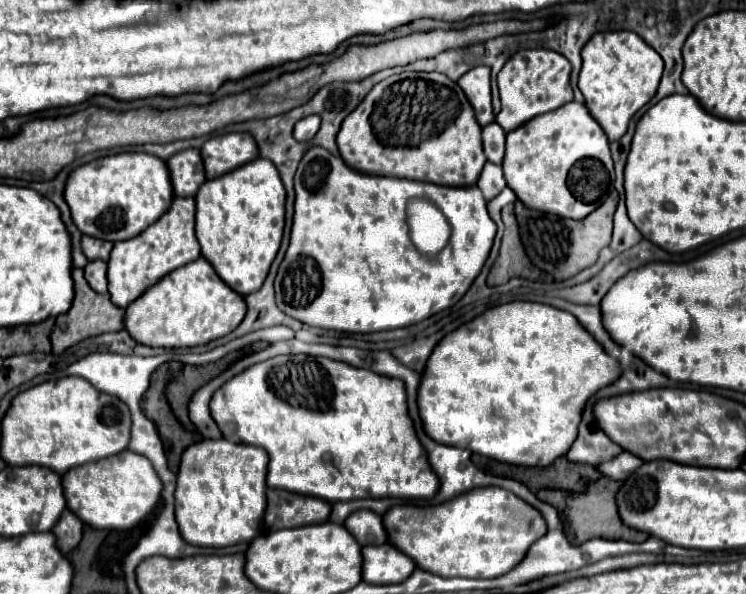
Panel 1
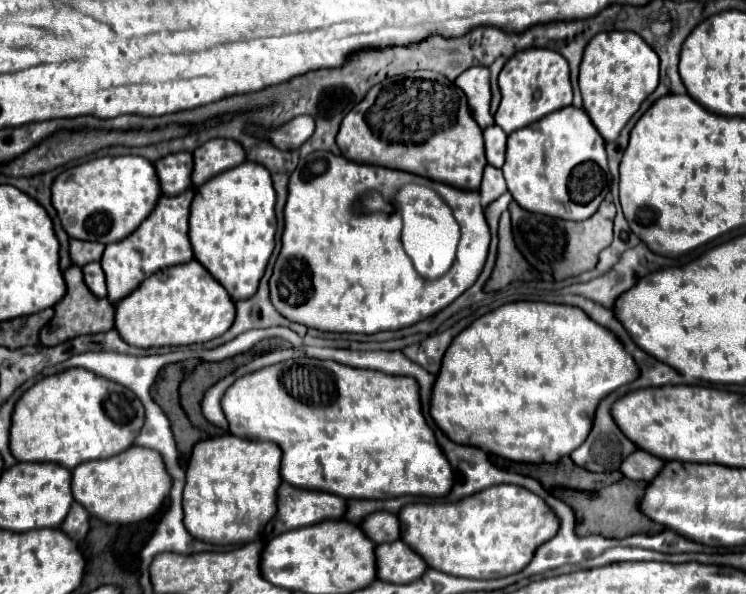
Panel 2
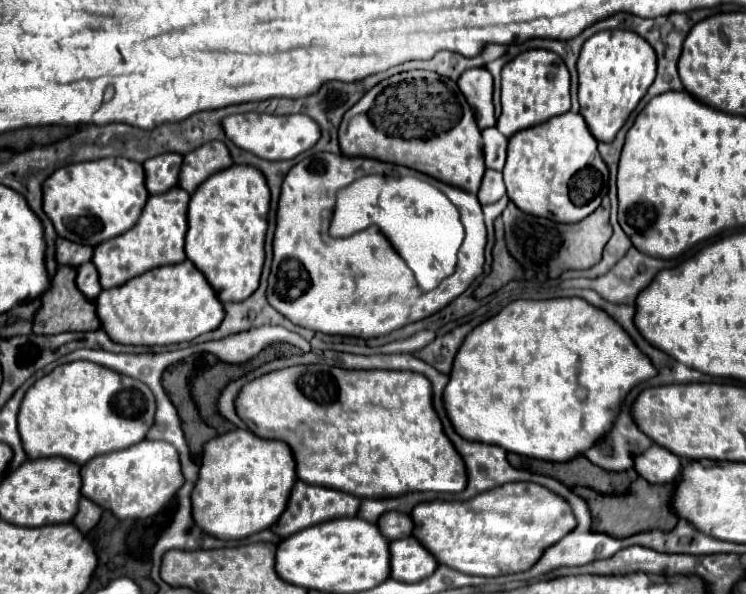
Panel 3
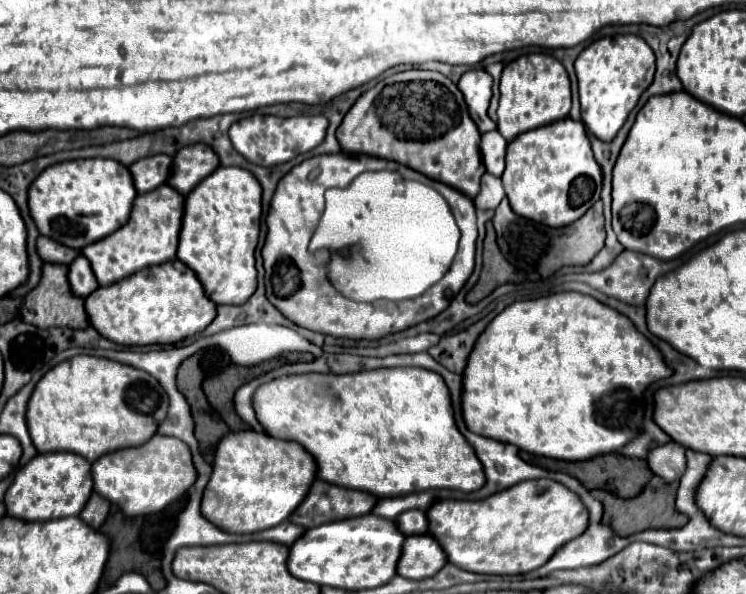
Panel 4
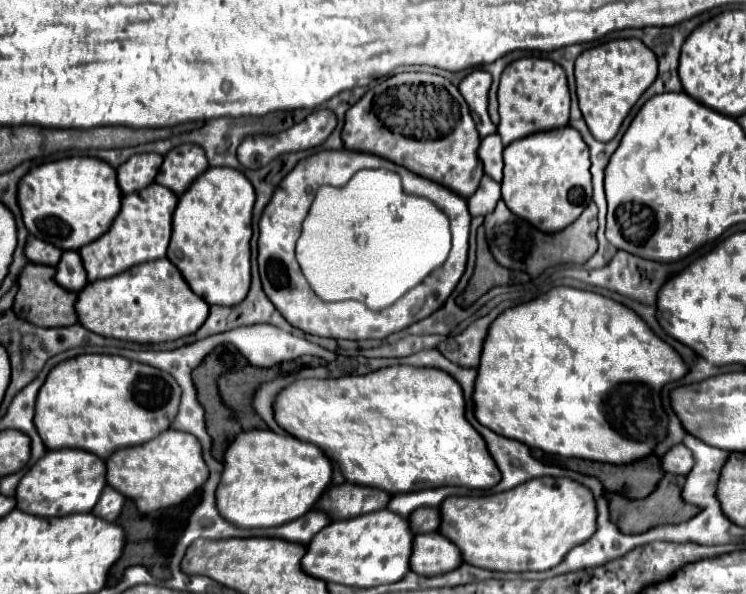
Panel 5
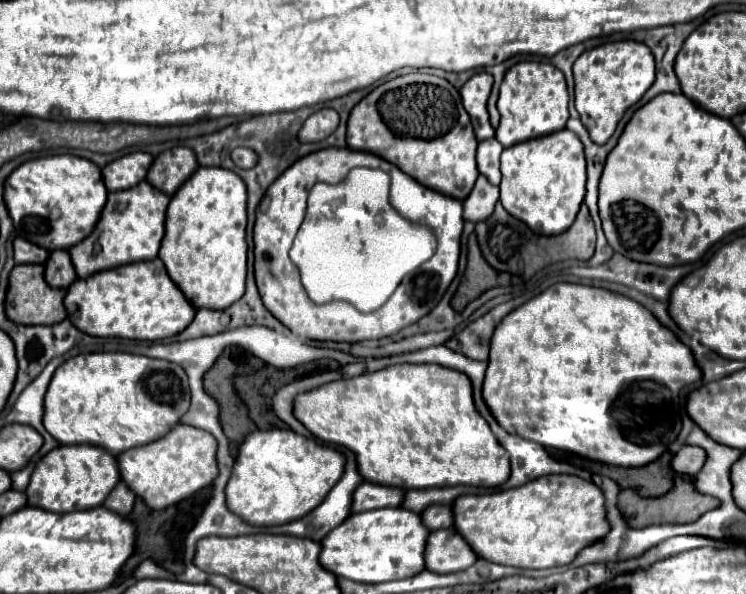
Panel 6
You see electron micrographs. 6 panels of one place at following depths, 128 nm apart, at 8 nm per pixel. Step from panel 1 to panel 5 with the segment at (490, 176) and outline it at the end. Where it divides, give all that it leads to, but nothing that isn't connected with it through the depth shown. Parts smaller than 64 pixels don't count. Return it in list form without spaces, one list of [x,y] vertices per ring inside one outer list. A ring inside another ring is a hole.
[[[484,176],[478,190],[468,198],[470,216],[486,216],[488,212],[494,212],[498,200],[500,200],[500,184],[494,182],[490,176]]]

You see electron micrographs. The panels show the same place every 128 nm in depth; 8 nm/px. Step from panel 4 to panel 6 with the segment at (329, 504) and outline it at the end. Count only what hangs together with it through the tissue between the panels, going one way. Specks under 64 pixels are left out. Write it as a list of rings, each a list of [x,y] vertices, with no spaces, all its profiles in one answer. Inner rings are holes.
[[[362,482],[354,492],[352,512],[364,512],[368,508],[388,508],[388,506],[402,506],[404,488],[388,488],[372,482]]]

